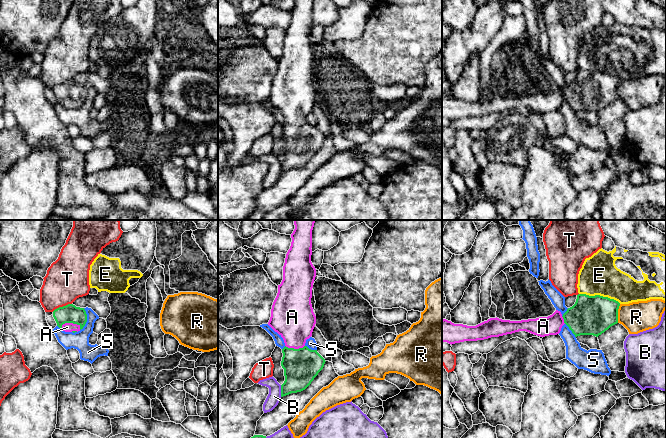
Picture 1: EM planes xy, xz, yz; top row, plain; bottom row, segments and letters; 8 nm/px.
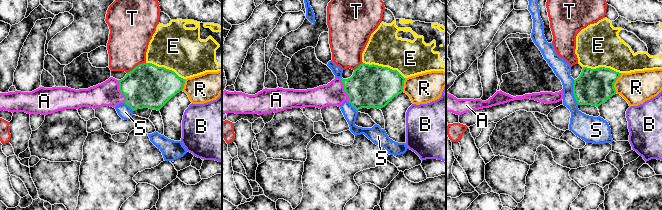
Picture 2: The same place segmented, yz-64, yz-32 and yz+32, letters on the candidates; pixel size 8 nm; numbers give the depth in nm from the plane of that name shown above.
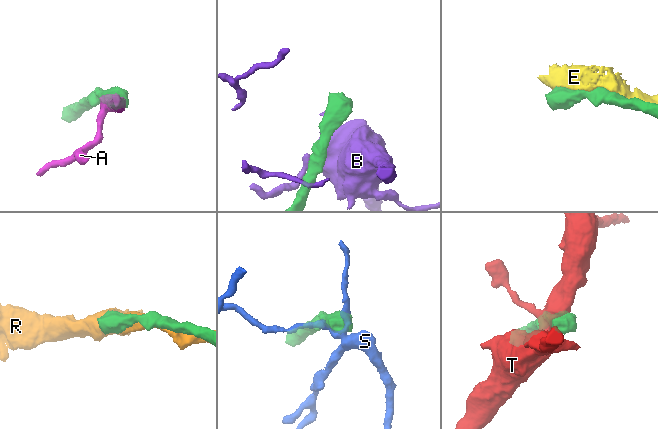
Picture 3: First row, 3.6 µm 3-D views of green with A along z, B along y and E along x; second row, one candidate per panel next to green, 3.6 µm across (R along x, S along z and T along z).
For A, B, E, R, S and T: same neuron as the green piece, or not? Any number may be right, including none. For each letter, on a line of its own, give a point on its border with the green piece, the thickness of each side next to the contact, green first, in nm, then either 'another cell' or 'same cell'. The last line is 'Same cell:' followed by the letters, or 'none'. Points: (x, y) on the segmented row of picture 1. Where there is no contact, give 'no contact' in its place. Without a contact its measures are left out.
A: xy (69, 322) | 150/80 nm | same cell
B: xz (281, 391) | 280/110 nm | another cell
E: yz (599, 295) | 320/300 nm | another cell
R: yz (617, 313) | 320/240 nm | another cell
S: xy (86, 319) | 150/150 nm | another cell
T: xy (61, 307) | 150/340 nm | another cell
Same cell: A

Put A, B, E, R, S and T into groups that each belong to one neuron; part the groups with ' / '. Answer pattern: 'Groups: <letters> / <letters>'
Groups: A / B / E / R / S / T

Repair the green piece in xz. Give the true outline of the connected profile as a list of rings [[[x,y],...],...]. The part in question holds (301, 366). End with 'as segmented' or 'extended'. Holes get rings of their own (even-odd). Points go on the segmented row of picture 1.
[[[294,220],[295,229],[292,242],[283,266],[283,280],[278,285],[278,293],[273,302],[268,325],[284,340],[281,366],[285,381],[281,385],[281,397],[305,390],[323,369],[325,359],[317,350],[309,349],[305,343],[312,336],[316,324],[311,298],[316,277],[316,269],[311,262],[312,230],[316,220]]] | extended

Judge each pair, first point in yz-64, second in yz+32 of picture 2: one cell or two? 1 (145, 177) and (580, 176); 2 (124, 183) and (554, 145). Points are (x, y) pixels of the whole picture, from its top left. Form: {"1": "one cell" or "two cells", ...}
{"1": "one cell", "2": "two cells"}

